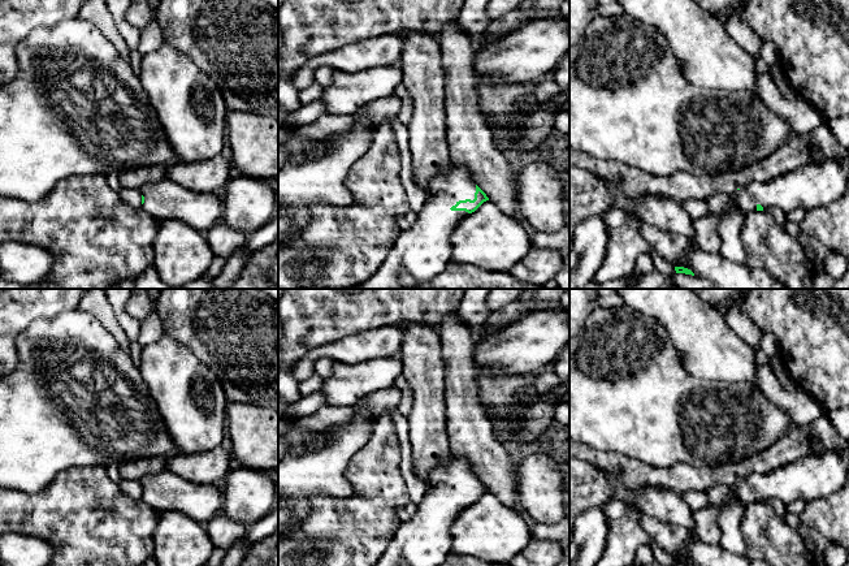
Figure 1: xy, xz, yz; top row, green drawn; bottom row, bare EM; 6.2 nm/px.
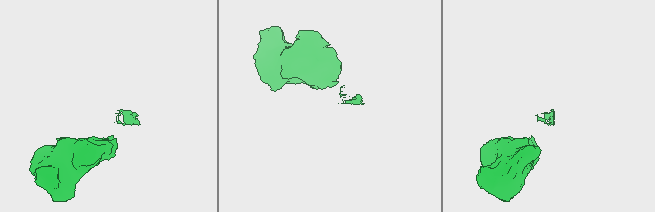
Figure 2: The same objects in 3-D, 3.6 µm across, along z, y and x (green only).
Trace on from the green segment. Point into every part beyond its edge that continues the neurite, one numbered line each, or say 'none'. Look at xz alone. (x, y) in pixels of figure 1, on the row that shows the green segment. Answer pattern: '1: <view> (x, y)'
1: xz (424, 250)

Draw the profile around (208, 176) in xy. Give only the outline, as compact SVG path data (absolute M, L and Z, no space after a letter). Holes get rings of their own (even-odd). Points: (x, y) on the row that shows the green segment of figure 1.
M222 155L196 164L176 163L166 167L166 177L195 193L217 193L234 174L231 160Z

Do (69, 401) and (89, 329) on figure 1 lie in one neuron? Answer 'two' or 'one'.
one

